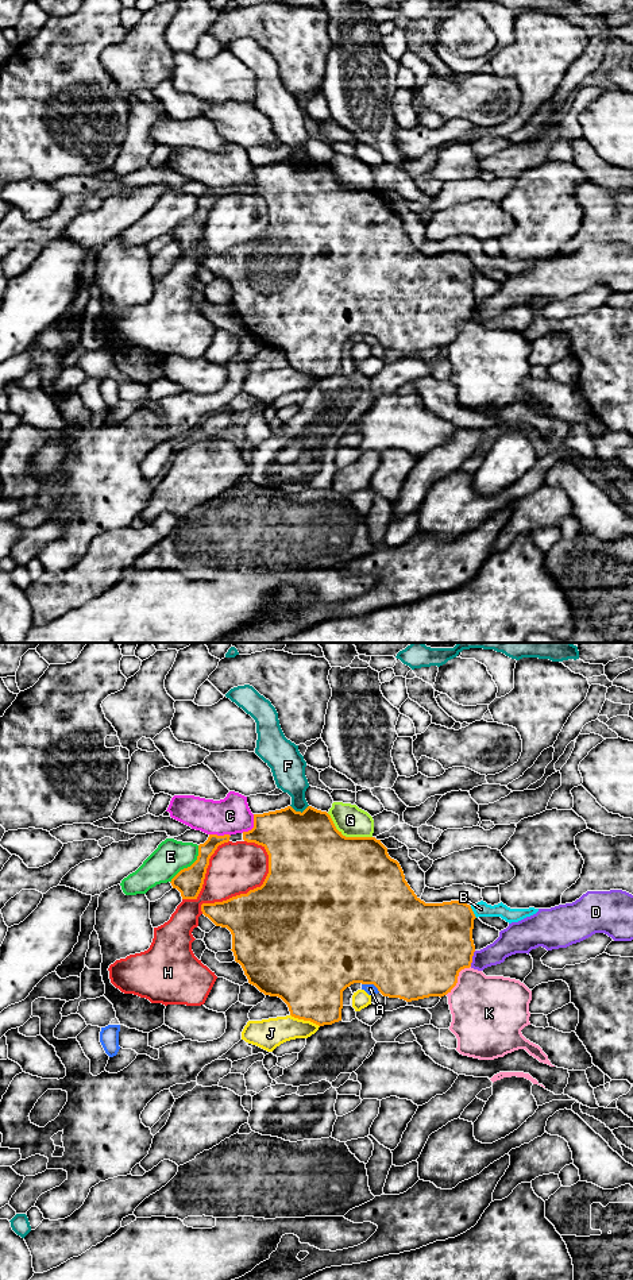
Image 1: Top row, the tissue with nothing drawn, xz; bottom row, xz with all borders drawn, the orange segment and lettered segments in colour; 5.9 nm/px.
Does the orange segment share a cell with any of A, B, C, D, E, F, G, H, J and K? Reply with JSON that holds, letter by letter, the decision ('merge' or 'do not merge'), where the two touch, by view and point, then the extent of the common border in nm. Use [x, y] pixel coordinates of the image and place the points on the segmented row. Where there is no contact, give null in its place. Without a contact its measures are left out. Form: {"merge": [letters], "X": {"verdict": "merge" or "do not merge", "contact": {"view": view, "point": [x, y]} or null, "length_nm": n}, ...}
{"merge": [], "A": {"verdict": "do not merge", "contact": {"view": "xz", "point": [371, 983]}, "length_nm": 120}, "B": {"verdict": "do not merge", "contact": {"view": "xz", "point": [473, 912]}, "length_nm": 80}, "C": {"verdict": "do not merge", "contact": {"view": "xz", "point": [254, 827]}, "length_nm": 130}, "D": {"verdict": "do not merge", "contact": {"view": "xz", "point": [471, 959]}, "length_nm": 100}, "E": {"verdict": "do not merge", "contact": {"view": "xz", "point": [190, 866]}, "length_nm": 280}, "F": {"verdict": "do not merge", "contact": {"view": "xz", "point": [300, 812]}, "length_nm": 110}, "G": {"verdict": "do not merge", "contact": {"view": "xz", "point": [347, 837]}, "length_nm": 300}, "H": {"verdict": "do not merge", "contact": {"view": "xz", "point": [247, 893]}, "length_nm": 550}, "J": {"verdict": "do not merge", "contact": {"view": "xz", "point": [305, 1020]}, "length_nm": 190}, "K": {"verdict": "do not merge", "contact": {"view": "xz", "point": [456, 978]}, "length_nm": 220}}

